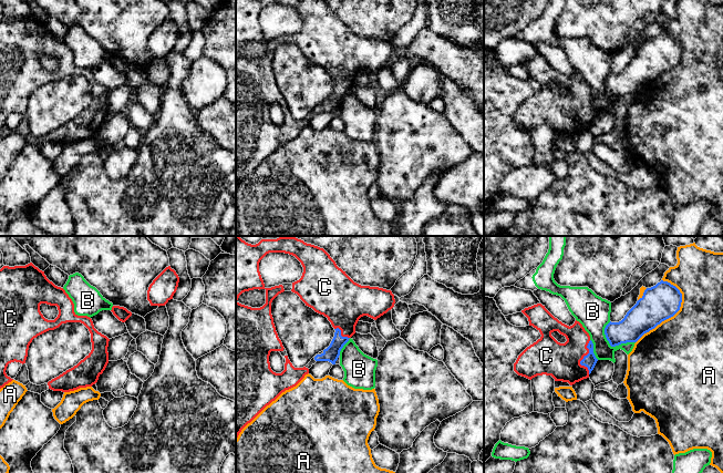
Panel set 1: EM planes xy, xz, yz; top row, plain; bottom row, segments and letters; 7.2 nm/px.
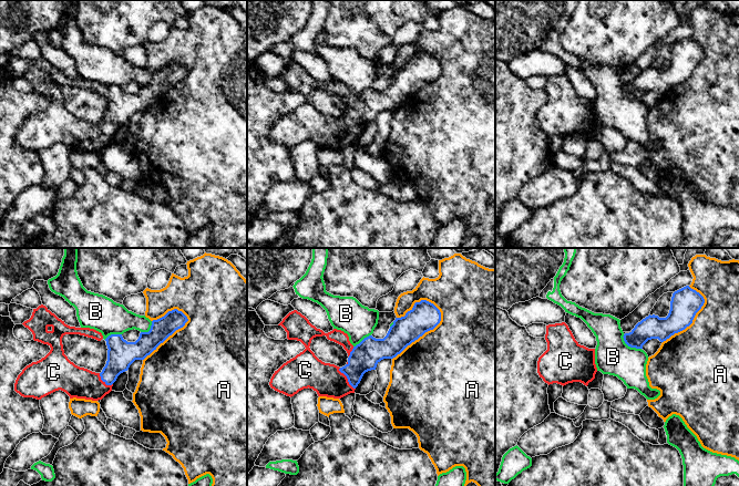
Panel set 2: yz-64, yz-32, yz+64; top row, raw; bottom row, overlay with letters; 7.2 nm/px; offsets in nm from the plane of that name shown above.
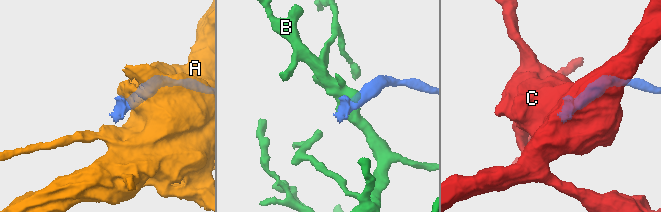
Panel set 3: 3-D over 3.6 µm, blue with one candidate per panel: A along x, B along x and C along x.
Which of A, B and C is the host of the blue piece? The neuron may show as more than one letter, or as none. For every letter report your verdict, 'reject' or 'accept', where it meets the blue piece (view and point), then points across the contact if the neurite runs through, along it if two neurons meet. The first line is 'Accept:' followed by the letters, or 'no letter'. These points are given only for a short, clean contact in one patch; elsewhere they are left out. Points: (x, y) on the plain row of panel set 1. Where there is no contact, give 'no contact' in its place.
Accept: C
A: reject; contact yz (669, 69)
B: reject; contact yz (613, 98)
C: accept; contact yz (584, 110)

